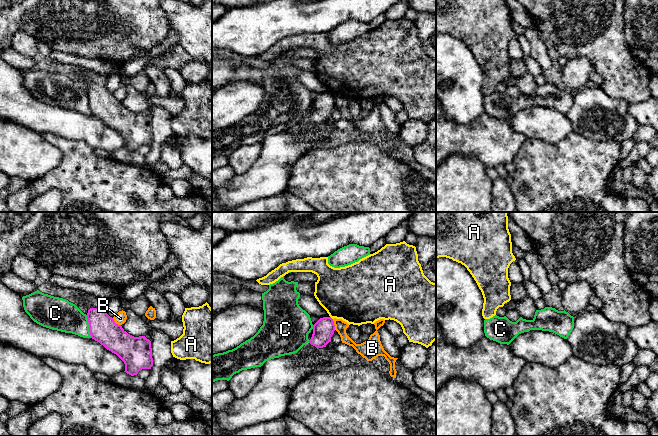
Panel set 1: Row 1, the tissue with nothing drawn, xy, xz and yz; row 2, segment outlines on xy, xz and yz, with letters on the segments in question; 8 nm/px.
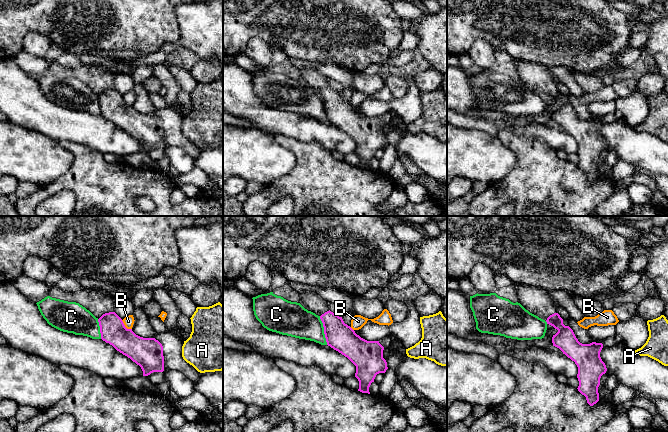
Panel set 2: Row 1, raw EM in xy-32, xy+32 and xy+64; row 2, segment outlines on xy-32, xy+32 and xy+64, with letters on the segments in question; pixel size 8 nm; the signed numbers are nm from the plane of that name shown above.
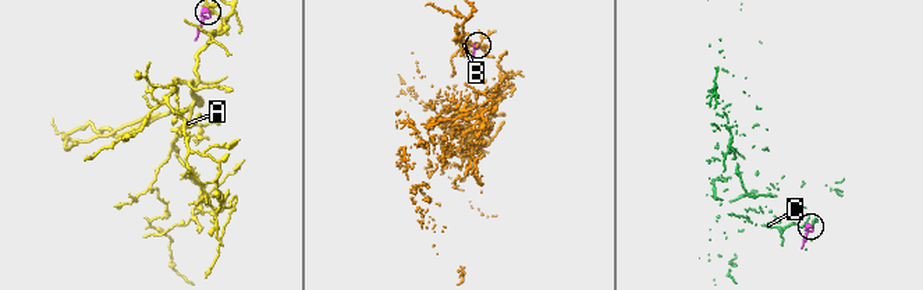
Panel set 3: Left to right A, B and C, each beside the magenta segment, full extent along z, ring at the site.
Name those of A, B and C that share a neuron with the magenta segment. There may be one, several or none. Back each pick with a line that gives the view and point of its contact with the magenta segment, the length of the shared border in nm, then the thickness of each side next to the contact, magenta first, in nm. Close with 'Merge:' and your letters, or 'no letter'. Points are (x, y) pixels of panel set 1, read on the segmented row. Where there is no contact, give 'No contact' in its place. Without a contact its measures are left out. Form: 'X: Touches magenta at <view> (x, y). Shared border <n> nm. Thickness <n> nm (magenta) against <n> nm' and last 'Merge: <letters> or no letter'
Merge: no letter

